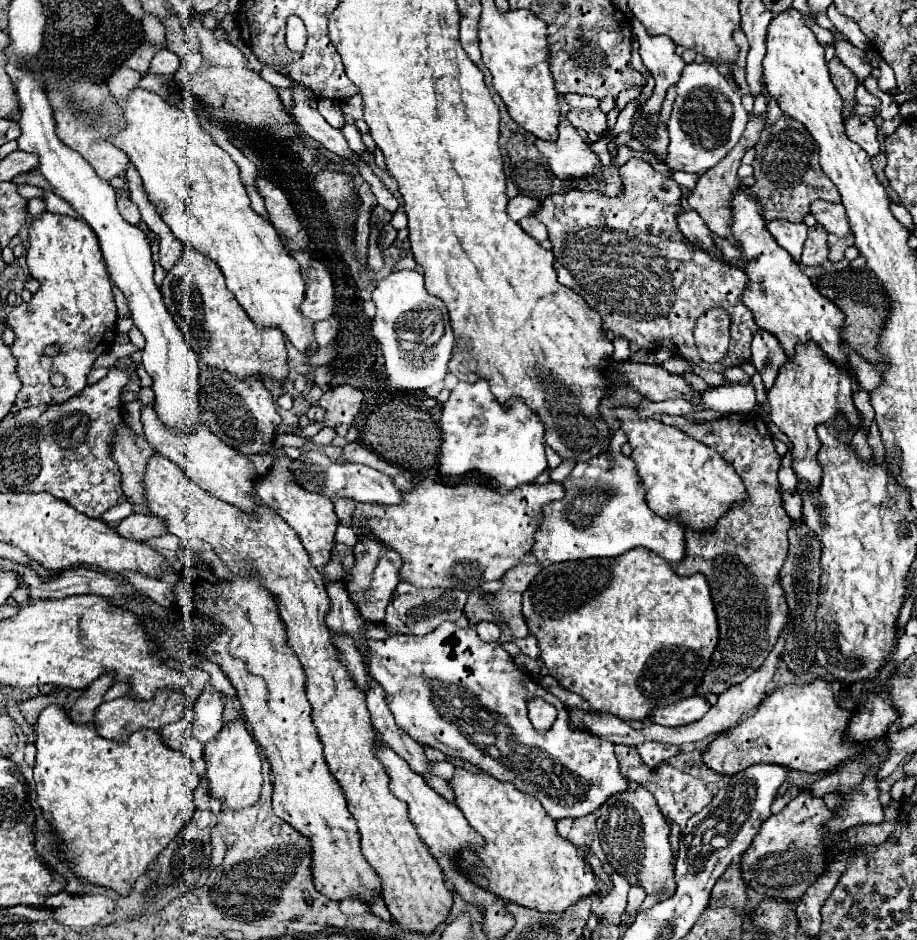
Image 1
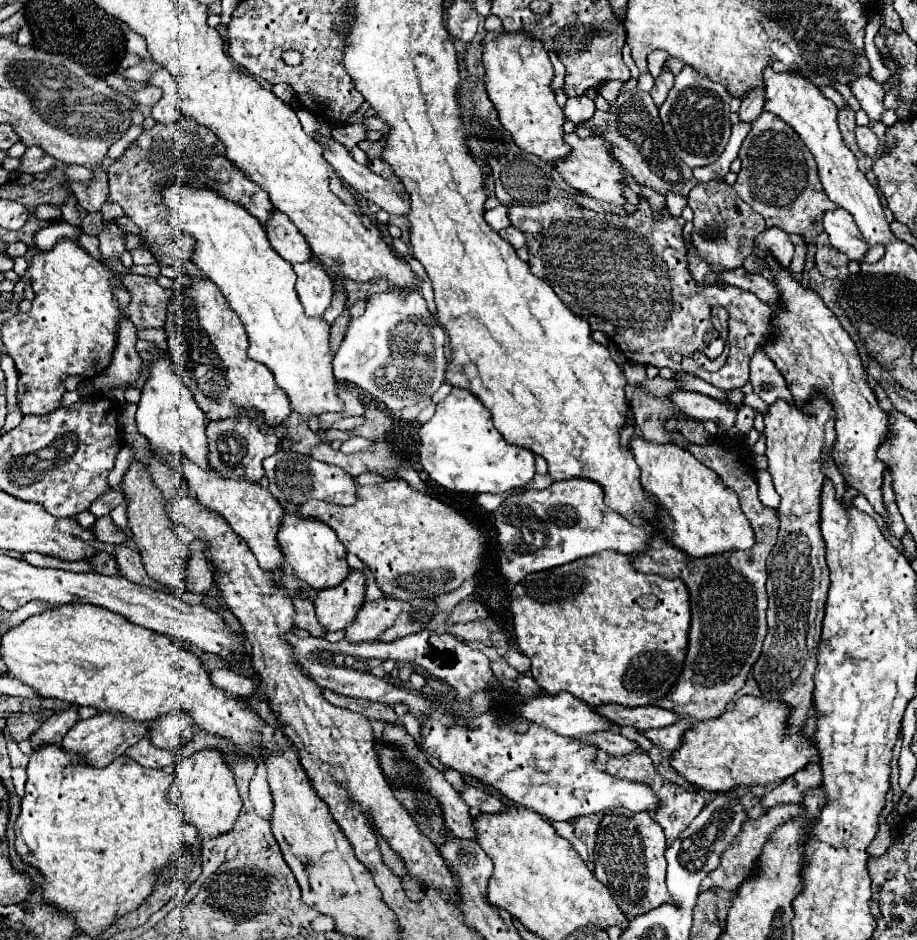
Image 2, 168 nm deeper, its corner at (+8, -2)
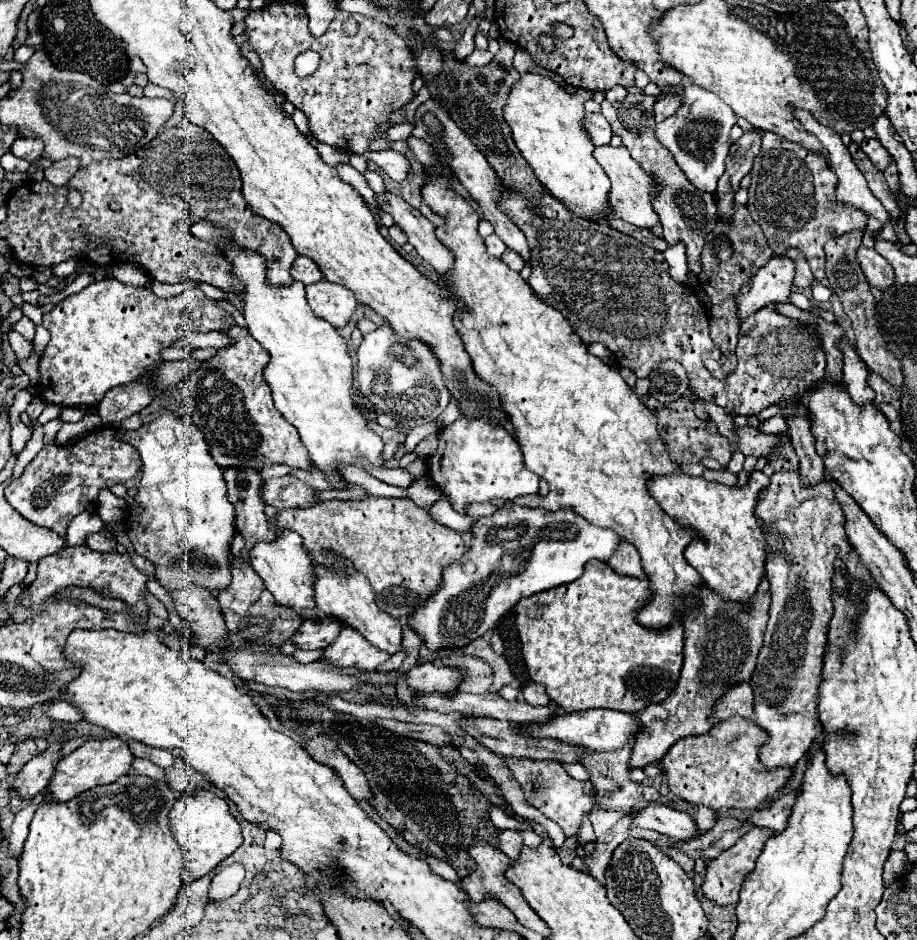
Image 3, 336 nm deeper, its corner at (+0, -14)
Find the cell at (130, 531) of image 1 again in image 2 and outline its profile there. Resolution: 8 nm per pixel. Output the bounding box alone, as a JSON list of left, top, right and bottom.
[92,517,128,545]

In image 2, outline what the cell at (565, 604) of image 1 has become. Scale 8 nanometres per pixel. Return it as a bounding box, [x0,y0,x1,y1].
[512,551,692,707]

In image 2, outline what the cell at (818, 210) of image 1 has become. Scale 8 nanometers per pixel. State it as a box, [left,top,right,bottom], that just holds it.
[822,209,868,261]

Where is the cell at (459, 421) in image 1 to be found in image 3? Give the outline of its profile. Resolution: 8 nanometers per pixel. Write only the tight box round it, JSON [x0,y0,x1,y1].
[428,417,540,513]

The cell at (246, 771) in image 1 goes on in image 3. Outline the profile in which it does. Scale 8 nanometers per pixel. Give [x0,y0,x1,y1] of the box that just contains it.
[170,789,242,879]

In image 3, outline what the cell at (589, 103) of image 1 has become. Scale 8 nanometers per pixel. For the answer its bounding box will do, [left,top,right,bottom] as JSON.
[584,113,612,145]

